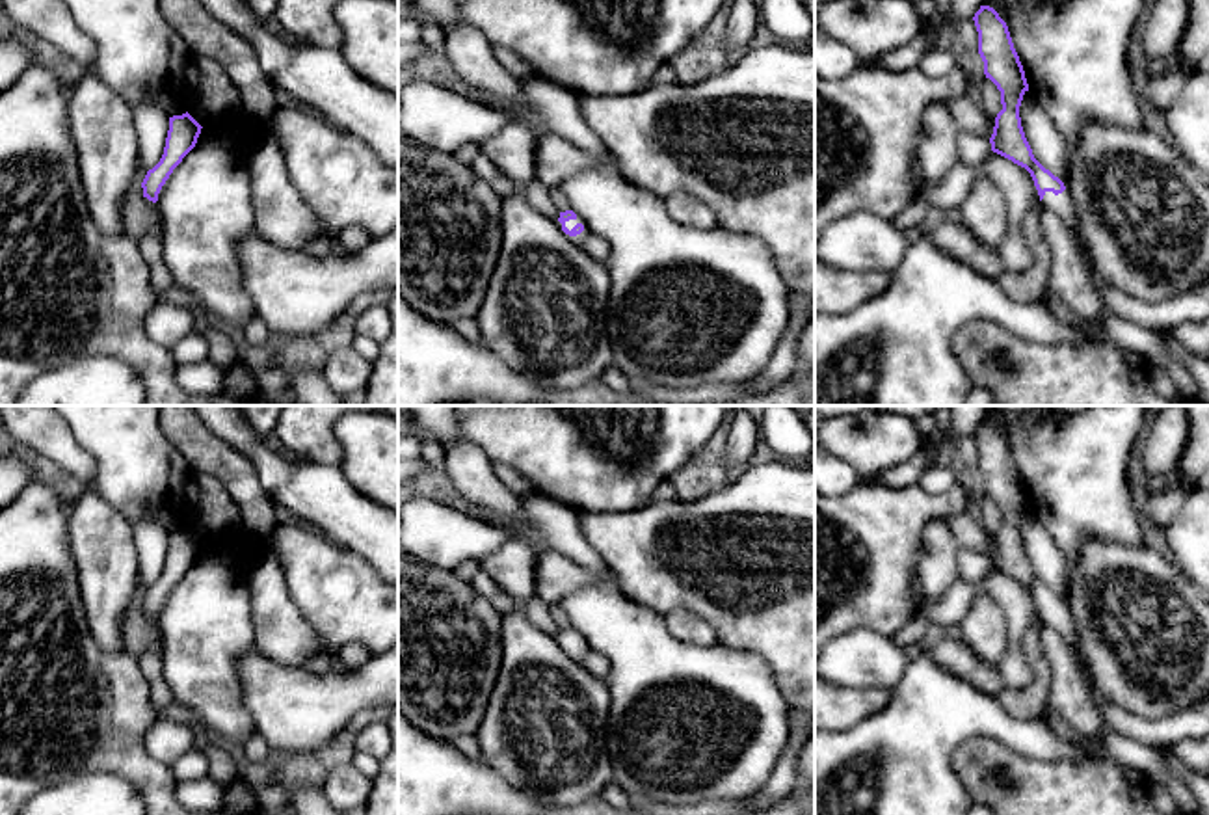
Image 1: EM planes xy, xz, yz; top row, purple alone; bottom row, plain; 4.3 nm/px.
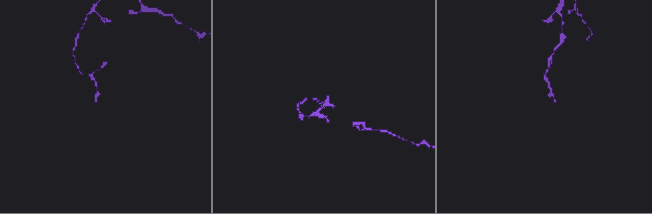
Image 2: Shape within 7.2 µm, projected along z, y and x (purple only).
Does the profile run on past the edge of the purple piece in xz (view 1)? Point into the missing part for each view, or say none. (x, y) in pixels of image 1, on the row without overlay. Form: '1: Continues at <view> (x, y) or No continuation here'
1: No continuation here

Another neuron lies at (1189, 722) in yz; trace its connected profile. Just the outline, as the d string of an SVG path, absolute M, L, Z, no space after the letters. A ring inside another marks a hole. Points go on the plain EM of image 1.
M1064 607L1058 612L1055 612L1053 608L1045 608L1042 623L1056 629L1066 646L1070 648L1084 677L1090 698L1110 729L1140 744L1153 746L1159 750L1170 748L1187 739L1209 735L1209 694L1198 705L1177 709L1172 715L1159 718L1155 722L1131 715L1125 709L1109 701L1086 672L1083 659L1079 655L1075 623L1070 608Z

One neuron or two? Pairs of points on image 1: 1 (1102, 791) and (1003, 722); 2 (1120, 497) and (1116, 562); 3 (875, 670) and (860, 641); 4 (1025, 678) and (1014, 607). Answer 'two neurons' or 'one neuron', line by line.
1: two neurons
2: two neurons
3: one neuron
4: one neuron

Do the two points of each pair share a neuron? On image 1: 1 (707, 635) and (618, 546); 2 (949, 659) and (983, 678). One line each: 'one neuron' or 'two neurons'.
1: two neurons
2: one neuron

